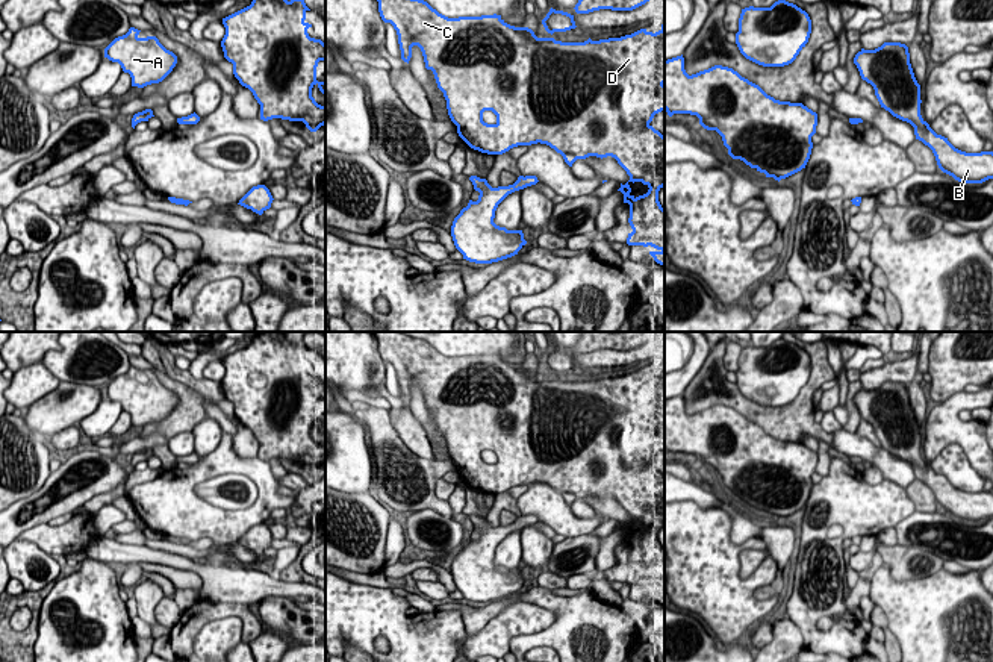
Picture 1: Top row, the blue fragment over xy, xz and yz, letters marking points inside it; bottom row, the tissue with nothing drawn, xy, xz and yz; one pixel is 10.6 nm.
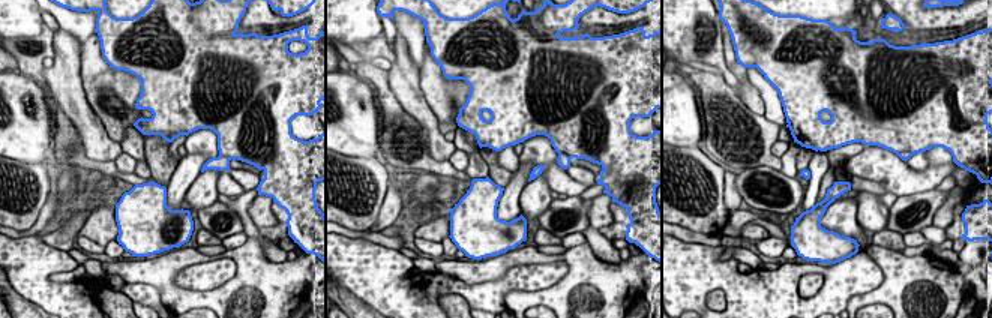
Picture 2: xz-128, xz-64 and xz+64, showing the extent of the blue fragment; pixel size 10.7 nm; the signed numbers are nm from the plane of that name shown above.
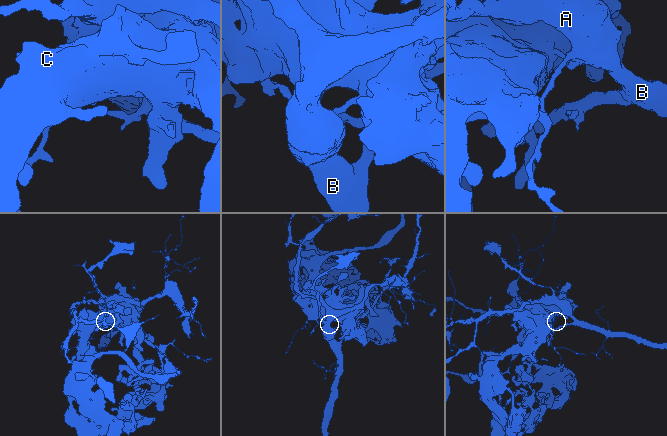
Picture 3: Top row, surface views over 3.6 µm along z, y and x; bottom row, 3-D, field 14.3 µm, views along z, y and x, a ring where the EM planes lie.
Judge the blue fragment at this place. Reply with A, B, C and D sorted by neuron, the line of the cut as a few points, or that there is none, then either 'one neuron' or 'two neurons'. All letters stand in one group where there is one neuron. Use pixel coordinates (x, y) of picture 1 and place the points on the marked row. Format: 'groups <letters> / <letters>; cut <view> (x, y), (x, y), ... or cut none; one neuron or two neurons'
groups A B / C D; cut xz (516, 181), (524, 185); two neurons

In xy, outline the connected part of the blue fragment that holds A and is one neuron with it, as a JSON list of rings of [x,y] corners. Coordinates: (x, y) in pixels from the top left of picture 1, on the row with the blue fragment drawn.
[[[130,27],[106,48],[104,58],[118,62],[132,77],[132,86],[144,88],[162,82],[176,67],[177,56],[167,50],[156,36],[139,38],[141,30]]]

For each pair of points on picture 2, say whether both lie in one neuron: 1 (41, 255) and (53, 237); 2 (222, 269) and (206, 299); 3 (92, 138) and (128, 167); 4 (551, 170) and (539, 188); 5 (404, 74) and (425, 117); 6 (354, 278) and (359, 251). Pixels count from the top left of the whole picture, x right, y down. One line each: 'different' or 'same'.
1: different
2: different
3: different
4: different
5: same
6: same

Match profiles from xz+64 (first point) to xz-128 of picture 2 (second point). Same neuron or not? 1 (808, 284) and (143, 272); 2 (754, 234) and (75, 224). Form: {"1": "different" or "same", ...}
{"1": "same", "2": "different"}

